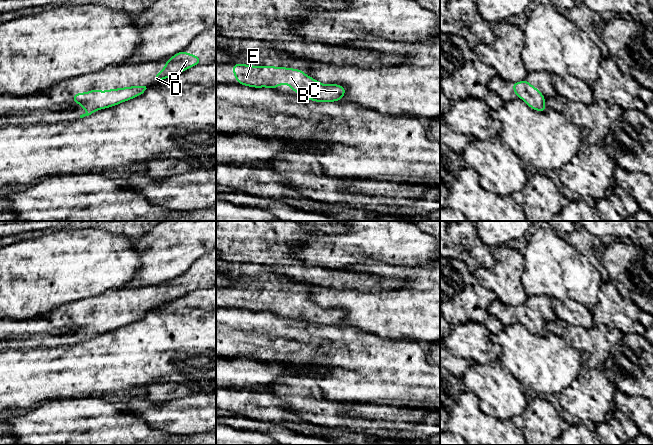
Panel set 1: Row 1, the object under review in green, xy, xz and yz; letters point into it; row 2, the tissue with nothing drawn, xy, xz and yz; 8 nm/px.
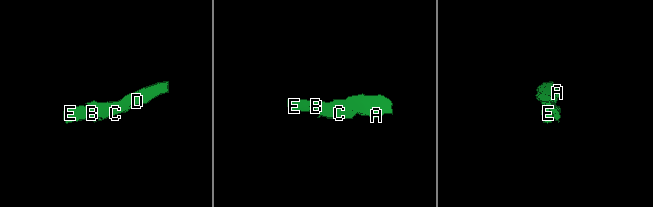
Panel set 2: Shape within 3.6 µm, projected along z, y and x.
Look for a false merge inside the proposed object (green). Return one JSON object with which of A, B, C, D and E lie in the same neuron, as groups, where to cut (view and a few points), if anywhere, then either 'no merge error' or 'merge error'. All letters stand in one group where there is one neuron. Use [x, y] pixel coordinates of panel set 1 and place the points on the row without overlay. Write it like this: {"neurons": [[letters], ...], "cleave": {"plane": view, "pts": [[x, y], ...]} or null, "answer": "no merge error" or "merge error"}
{"neurons": [["A", "B", "C", "D", "E"]], "cleave": null, "answer": "no merge error"}

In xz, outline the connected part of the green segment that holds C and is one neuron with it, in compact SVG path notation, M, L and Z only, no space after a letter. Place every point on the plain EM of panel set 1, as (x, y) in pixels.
M234 287L232 296L235 305L240 309L253 312L267 311L273 314L282 308L287 308L294 317L299 317L314 326L340 325L346 317L344 310L321 308L300 293Z

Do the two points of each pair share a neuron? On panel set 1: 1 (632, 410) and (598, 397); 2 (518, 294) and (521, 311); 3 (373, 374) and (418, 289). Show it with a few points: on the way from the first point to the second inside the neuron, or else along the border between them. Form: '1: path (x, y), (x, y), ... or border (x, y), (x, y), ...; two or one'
1: border (612, 398), (616, 408); two
2: border (528, 296), (516, 306), (504, 305), (498, 299); two
3: border (368, 333), (383, 338), (414, 342); two

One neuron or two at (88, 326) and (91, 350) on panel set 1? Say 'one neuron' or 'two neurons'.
two neurons

